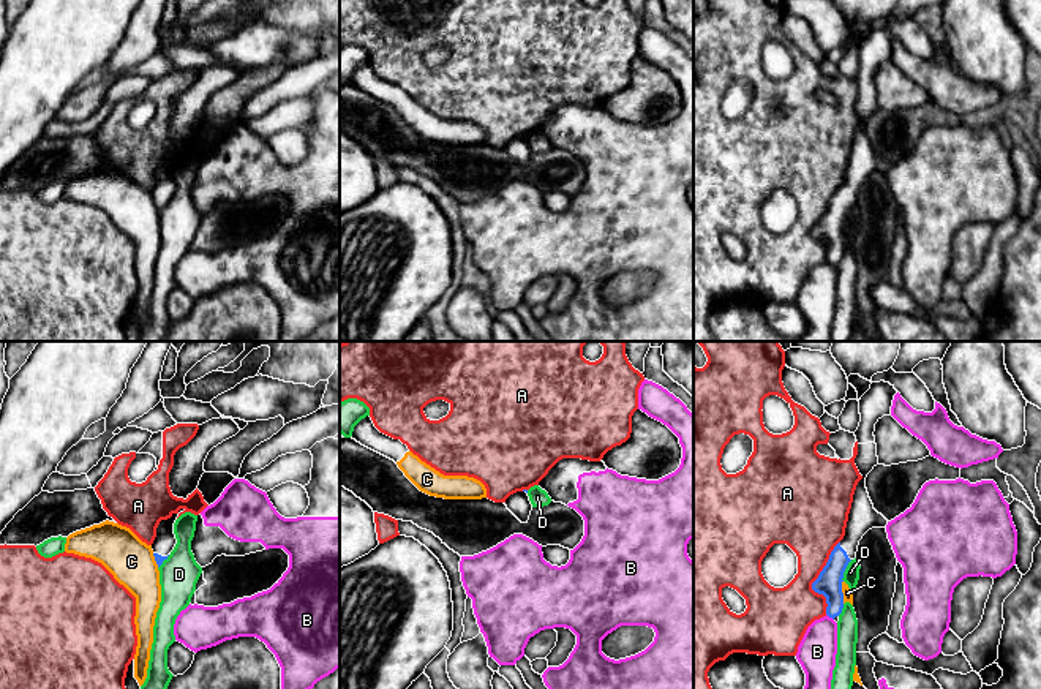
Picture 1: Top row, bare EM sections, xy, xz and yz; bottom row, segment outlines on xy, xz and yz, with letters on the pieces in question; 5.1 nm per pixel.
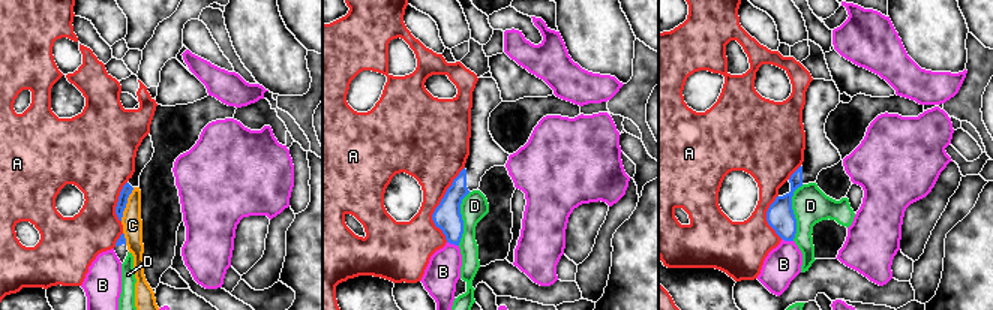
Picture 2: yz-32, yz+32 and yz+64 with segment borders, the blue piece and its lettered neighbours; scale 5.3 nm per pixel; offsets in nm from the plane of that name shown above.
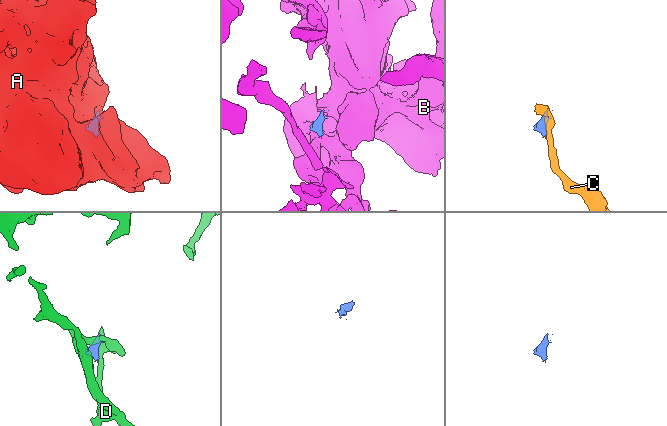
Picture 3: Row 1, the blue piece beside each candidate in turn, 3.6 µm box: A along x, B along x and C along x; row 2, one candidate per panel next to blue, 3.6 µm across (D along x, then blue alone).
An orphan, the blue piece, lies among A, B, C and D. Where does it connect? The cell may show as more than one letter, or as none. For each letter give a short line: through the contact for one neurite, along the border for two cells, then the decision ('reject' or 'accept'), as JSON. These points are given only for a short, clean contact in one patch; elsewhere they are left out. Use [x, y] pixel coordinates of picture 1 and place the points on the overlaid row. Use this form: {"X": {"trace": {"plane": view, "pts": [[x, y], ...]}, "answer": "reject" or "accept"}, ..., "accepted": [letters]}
{"A": {"answer": "reject"}, "B": {"trace": {"plane": "yz", "pts": [[826, 613], [833, 620]]}, "answer": "reject"}, "C": {"trace": {"plane": "yz", "pts": [[842, 580], [844, 602]]}, "answer": "reject"}, "D": {"trace": {"plane": "yz", "pts": [[852, 560], [842, 580]]}, "answer": "reject"}, "accepted": []}

